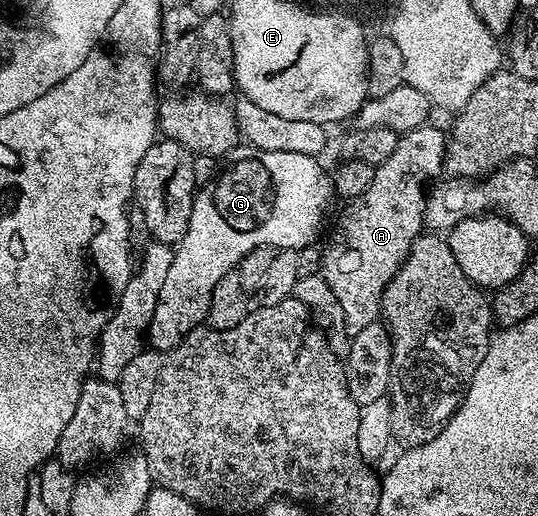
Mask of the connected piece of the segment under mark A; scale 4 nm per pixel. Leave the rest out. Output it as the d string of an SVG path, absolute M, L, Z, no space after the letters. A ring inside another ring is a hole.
M434 124L406 131L400 137L397 148L393 148L388 158L375 167L375 175L361 199L361 204L348 205L351 207L340 216L339 223L336 224L335 231L327 242L327 247L325 245L322 247L321 275L332 289L335 306L343 313L343 322L348 326L348 331L360 330L365 328L365 324L373 324L377 321L383 308L383 293L388 284L395 279L395 273L403 267L403 262L414 248L419 235L424 233L425 187L432 180L438 179L440 177L438 174L441 174L444 169L447 139L448 135L444 131L439 131Z

